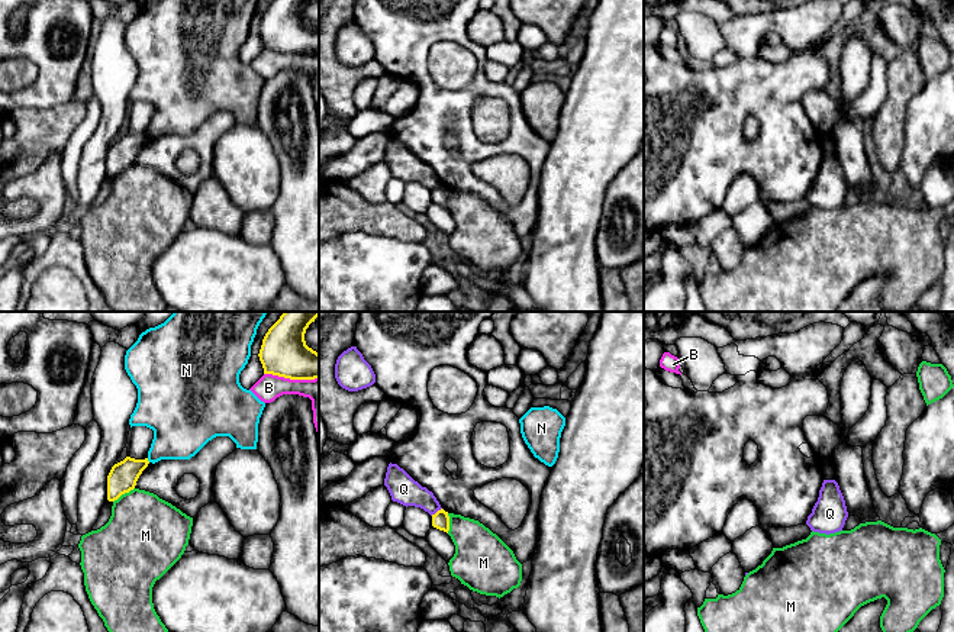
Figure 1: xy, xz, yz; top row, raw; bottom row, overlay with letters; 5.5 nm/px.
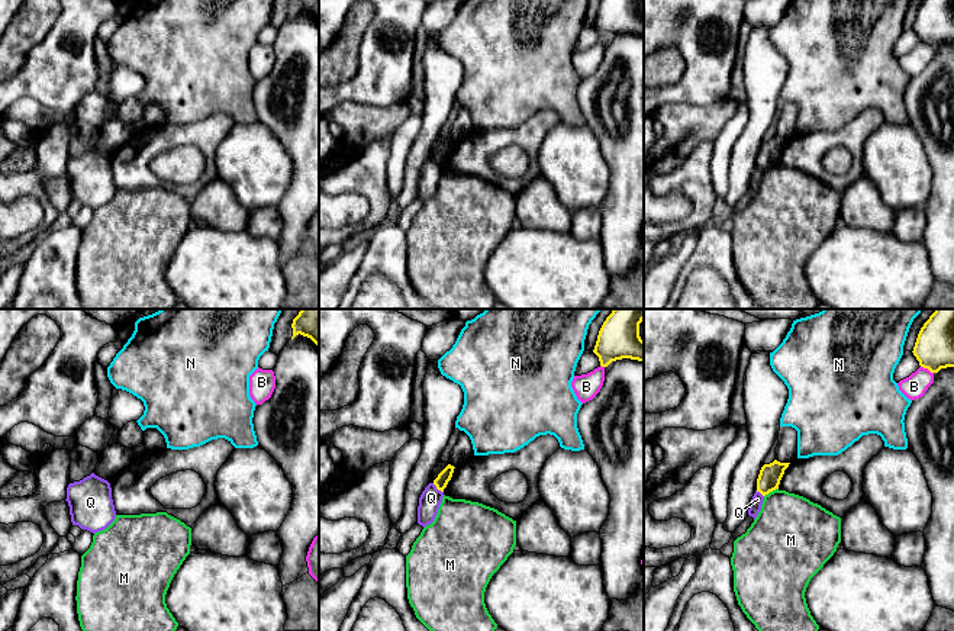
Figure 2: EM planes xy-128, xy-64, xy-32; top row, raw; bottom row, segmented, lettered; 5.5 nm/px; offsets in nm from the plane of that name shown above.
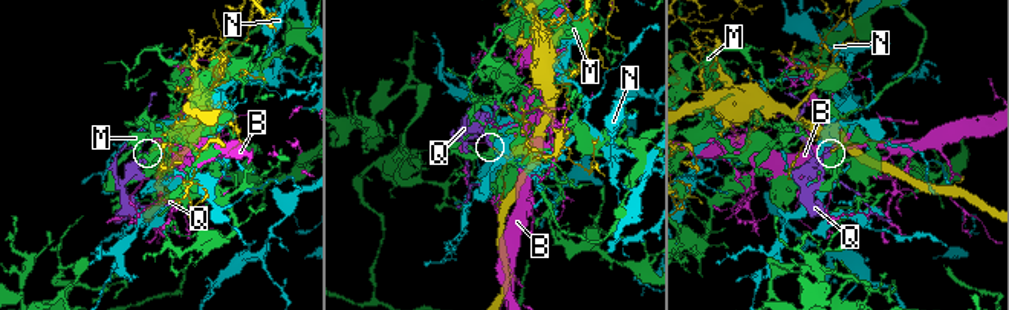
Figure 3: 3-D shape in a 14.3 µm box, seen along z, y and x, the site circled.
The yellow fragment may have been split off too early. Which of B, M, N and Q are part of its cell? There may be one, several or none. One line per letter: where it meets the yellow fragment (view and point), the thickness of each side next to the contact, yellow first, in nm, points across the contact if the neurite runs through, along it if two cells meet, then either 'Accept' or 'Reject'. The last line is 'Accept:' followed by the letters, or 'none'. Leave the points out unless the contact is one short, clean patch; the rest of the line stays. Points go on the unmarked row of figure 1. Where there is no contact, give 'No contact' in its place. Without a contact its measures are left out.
B: Touches yellow at xy (292, 54). Thickness 260 nm (yellow) against 150 nm. Reject
M: Touches yellow at xy (123, 168). Thickness 160 nm (yellow) against 420 nm. Reject
N: Touches yellow at xy (147, 135). Thickness 160 nm (yellow) against 300 nm. Reject
Q: Touches yellow at xz (437, 187). Thickness 100 nm (yellow) against 160 nm. Boundary: xz (441, 183), (431, 190). Reject
Accept: none

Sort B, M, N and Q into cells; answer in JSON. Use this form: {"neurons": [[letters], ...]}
{"neurons": [["B"], ["M"], ["N"], ["Q"]]}

